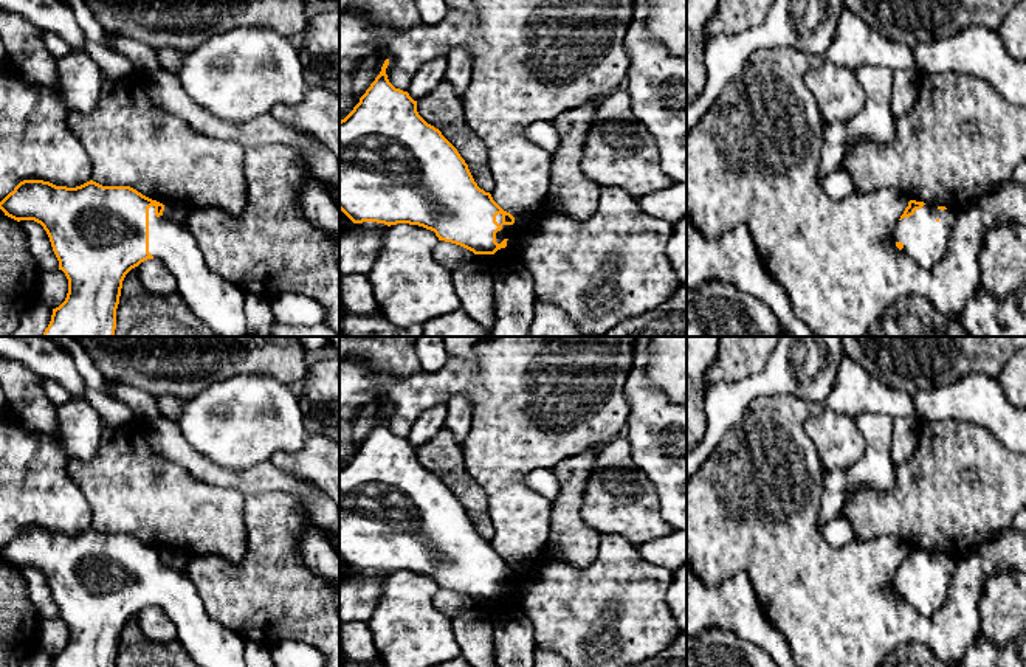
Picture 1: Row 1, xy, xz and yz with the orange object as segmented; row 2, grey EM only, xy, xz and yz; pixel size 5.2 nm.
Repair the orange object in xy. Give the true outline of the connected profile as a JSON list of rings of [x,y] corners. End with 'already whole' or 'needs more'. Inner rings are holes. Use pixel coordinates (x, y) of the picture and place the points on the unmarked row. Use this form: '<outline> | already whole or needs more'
[[[23,527],[0,549],[0,557],[17,569],[40,571],[50,585],[59,617],[68,627],[67,645],[53,656],[51,667],[116,667],[126,622],[147,607],[160,608],[175,625],[178,642],[198,667],[246,667],[245,639],[206,614],[181,568],[130,534],[102,534],[90,527],[67,535]]] | needs more

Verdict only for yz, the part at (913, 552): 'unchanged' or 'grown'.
grown

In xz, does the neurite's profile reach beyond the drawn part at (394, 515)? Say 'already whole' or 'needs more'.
needs more

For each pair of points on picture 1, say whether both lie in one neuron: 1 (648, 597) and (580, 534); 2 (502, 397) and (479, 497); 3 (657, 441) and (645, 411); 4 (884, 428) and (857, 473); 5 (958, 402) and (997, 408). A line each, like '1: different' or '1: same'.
1: different
2: different
3: same
4: same
5: same

